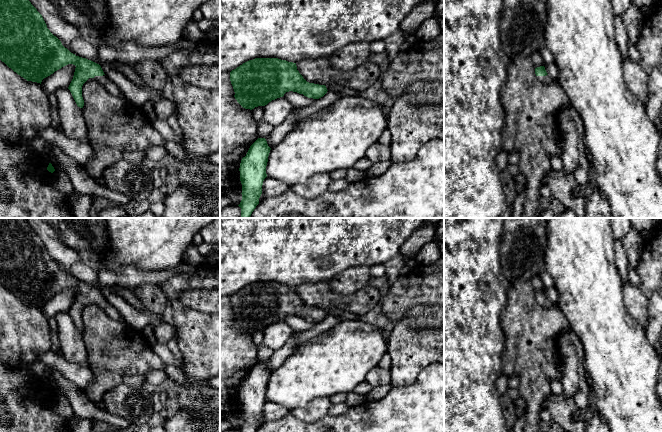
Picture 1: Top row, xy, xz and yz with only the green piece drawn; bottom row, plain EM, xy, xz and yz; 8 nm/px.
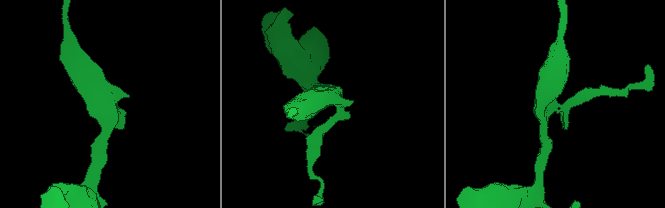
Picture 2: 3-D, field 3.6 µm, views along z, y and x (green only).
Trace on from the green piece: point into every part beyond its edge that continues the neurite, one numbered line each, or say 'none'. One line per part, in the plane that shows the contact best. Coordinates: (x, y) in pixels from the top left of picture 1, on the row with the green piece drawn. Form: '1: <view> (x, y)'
1: xy (111, 87)

